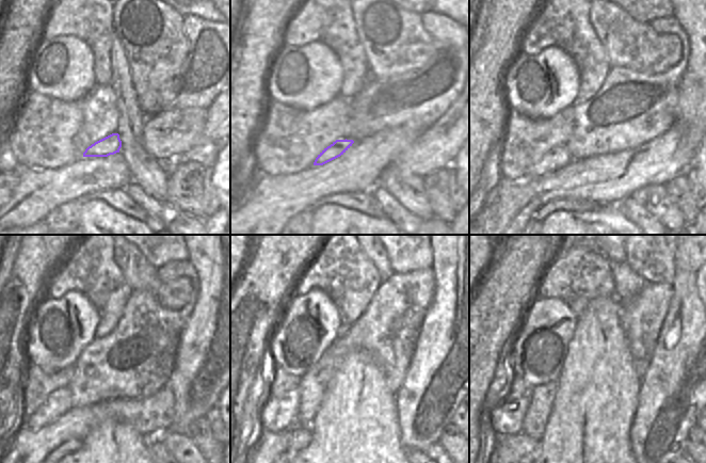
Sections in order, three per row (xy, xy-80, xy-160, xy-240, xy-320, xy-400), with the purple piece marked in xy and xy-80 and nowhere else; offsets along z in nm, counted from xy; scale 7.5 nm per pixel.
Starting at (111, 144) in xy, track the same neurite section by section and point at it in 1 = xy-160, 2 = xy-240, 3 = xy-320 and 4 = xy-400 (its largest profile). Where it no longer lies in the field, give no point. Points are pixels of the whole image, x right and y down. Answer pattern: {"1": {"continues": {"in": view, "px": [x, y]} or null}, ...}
{"1": {"continues": {"in": "xy-160", "px": [558, 157]}}, "2": {"continues": {"in": "xy-240", "px": [59, 402]}}, "3": {"continues": {"in": "xy-320", "px": [278, 414]}}, "4": {"continues": {"in": "xy-400", "px": [507, 418]}}}

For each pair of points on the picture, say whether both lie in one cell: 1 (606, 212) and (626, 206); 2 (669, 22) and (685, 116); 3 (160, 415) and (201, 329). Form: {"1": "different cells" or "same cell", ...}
{"1": "different cells", "2": "different cells", "3": "different cells"}

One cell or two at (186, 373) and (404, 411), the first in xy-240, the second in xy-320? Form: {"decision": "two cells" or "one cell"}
{"decision": "one cell"}

